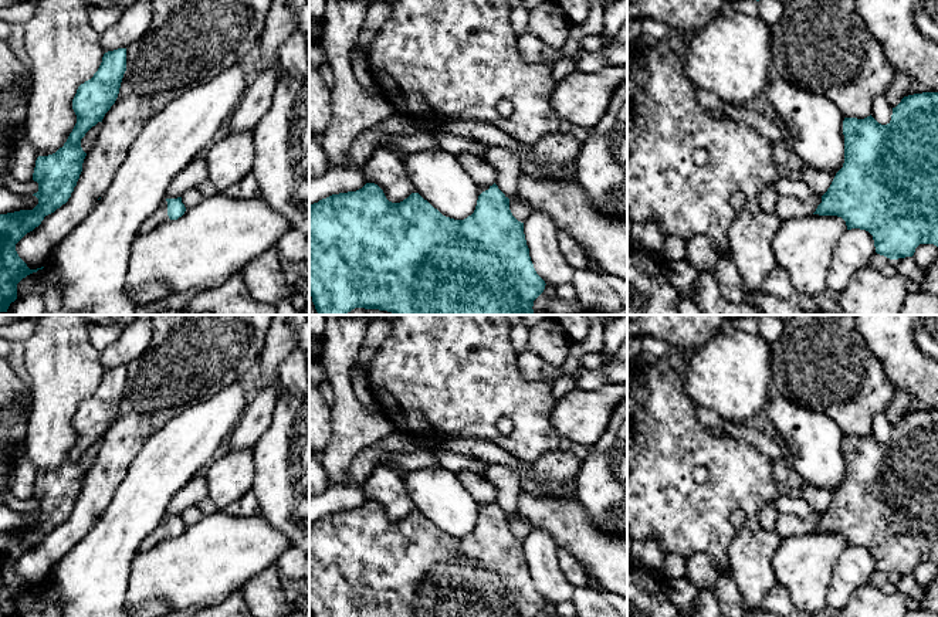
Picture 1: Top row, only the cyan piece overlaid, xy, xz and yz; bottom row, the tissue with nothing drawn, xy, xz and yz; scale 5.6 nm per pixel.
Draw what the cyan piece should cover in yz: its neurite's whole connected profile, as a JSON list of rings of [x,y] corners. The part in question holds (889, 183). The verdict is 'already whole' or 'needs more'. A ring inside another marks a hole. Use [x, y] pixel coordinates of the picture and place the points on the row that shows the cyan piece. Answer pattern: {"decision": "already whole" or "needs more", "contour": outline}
{"decision": "already whole", "contour": [[[938,92],[904,96],[893,108],[887,125],[878,123],[871,115],[864,119],[844,118],[843,135],[843,167],[836,173],[813,214],[837,216],[846,221],[847,230],[868,231],[876,252],[890,260],[912,257],[920,244],[938,247]]]}

